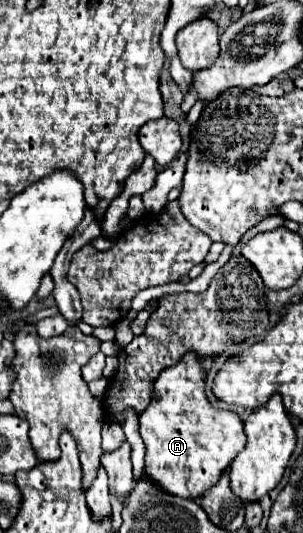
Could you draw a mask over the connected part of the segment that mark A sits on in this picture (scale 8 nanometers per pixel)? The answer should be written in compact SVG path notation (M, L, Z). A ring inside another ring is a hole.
M188 353L178 365L164 369L154 381L154 393L150 407L140 415L140 435L146 445L146 477L158 485L164 493L182 497L182 499L200 499L212 485L218 483L220 475L230 467L236 455L246 445L244 425L232 411L216 411L210 407L206 399L206 383L204 383L204 369L194 353Z

